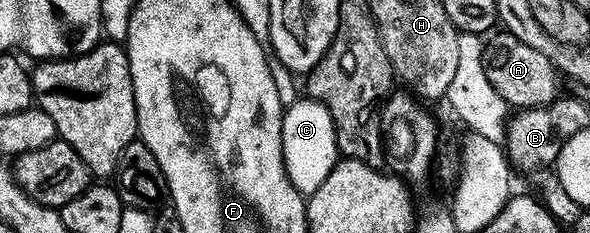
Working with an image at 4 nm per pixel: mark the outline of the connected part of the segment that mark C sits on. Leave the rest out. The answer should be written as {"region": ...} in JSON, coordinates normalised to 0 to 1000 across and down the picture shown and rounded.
{"region":[[[515,412],[483,468],[478,549],[480,704],[488,768],[508,833],[527,833],[546,815],[559,738],[576,687],[571,635],[569,536],[558,468],[542,433]]]}

